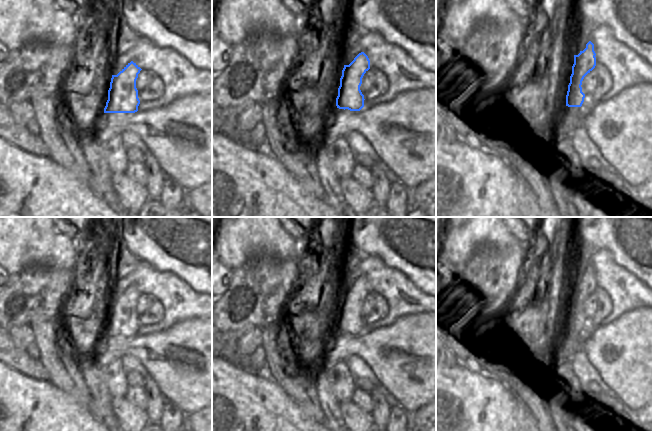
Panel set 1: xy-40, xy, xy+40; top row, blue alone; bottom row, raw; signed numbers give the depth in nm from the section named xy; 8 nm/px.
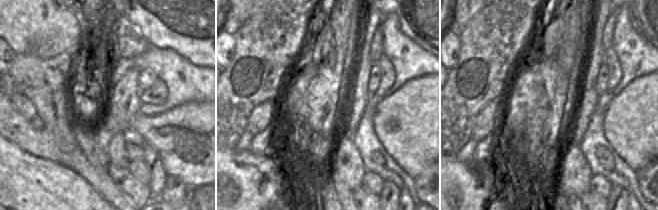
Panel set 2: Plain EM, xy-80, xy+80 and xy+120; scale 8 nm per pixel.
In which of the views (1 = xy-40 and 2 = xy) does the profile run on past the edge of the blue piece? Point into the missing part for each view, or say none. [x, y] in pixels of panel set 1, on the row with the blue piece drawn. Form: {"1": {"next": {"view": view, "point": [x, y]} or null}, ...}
{"1": {"next": null}, "2": {"next": null}}

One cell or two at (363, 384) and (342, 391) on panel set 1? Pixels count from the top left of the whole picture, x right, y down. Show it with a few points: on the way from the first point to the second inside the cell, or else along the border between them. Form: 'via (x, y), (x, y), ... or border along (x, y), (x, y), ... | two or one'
border along (356, 379), (355, 386) | two

